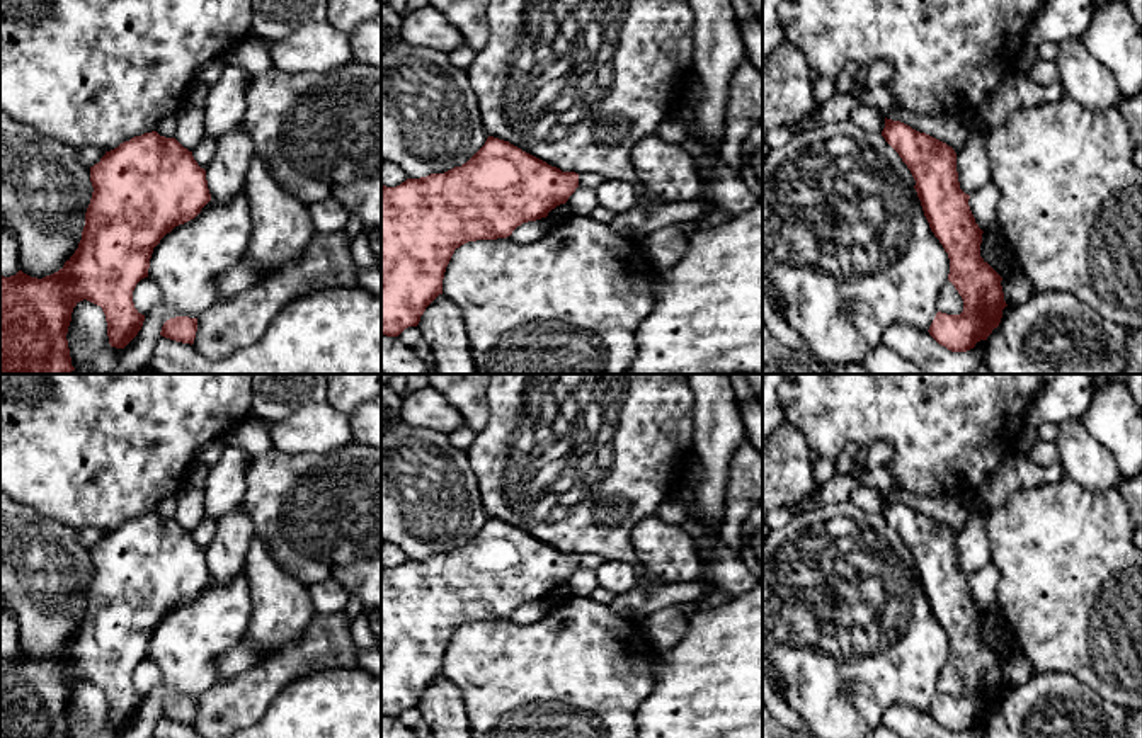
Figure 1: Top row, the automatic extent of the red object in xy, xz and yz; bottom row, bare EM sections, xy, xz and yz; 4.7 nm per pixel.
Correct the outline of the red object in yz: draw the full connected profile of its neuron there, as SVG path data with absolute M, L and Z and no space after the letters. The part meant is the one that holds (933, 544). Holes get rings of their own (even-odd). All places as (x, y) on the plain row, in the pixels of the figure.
M885 498L885 522L916 561L916 573L931 612L950 639L948 661L963 680L960 695L938 692L929 716L951 733L967 733L987 721L1008 687L1002 658L980 638L982 610L960 570L956 534L946 524Z

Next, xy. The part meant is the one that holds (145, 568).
M157 512L134 517L106 532L100 542L90 548L90 563L94 573L85 593L82 621L65 646L43 660L22 651L10 658L0 656L0 738L70 738L66 714L73 689L83 680L102 689L111 728L124 729L145 702L145 695L134 689L133 672L148 658L153 629L175 607L194 600L211 582L206 551L197 546L192 532L175 519L160 517Z

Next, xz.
M494 517L461 548L407 559L397 568L381 565L381 716L398 718L405 709L419 706L425 689L443 675L444 653L456 629L468 622L511 617L522 604L546 599L551 590L565 585L577 568L579 554L562 553Z

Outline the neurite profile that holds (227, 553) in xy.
M242 503L216 522L216 534L206 549L211 582L226 585L245 571L247 551L254 536L252 519Z

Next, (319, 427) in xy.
M313 403L276 422L271 430L274 449L284 454L323 454L352 444L351 415L332 405Z

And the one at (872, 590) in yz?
M853 502L822 505L793 517L781 529L769 531L762 542L762 655L783 678L786 687L783 699L805 721L810 738L868 738L892 706L929 711L938 694L939 670L948 663L950 639L929 609L914 566L911 551L885 519L861 510Z

